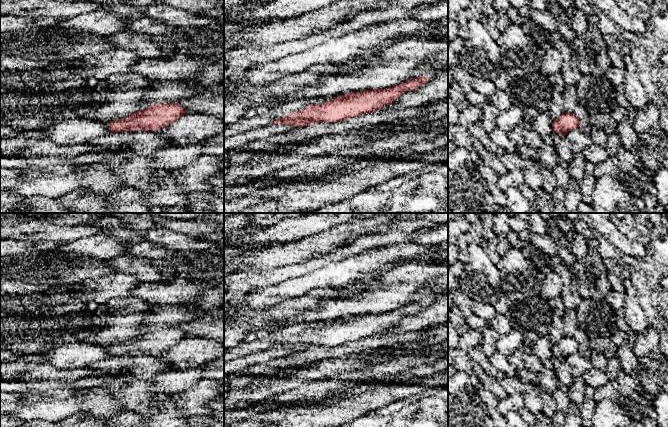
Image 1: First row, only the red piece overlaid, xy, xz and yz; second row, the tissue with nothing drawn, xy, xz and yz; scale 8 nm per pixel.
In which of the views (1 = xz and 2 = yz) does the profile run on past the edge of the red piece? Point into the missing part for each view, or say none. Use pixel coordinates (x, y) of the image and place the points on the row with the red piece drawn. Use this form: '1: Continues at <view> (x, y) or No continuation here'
1: No continuation here
2: No continuation here

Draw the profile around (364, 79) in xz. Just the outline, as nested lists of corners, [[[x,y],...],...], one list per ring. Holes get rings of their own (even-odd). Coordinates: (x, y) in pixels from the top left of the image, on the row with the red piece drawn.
[[[424,34],[399,38],[380,47],[374,53],[374,61],[368,57],[353,61],[346,72],[327,76],[316,84],[285,95],[282,103],[396,86],[410,80],[416,70],[426,69],[428,55],[445,50],[448,50],[448,40],[428,39]]]

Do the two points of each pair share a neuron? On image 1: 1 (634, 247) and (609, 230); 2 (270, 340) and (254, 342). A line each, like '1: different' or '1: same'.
1: same
2: same

